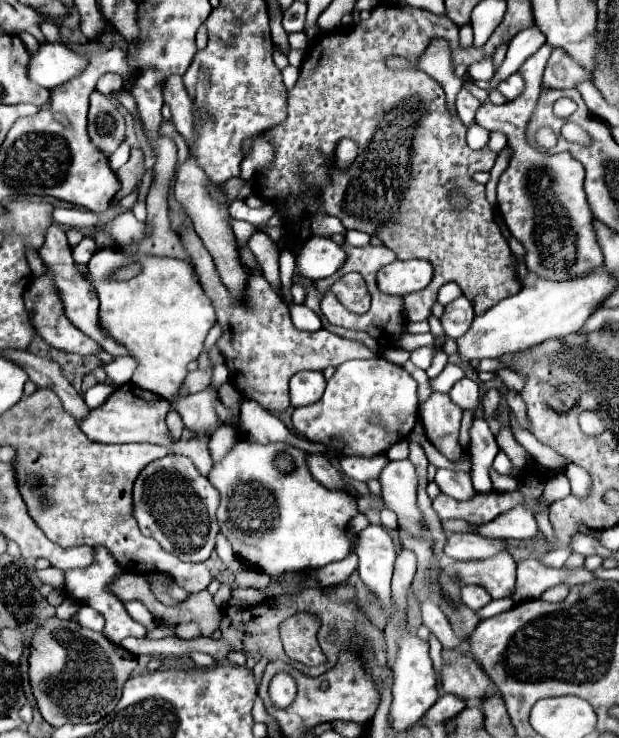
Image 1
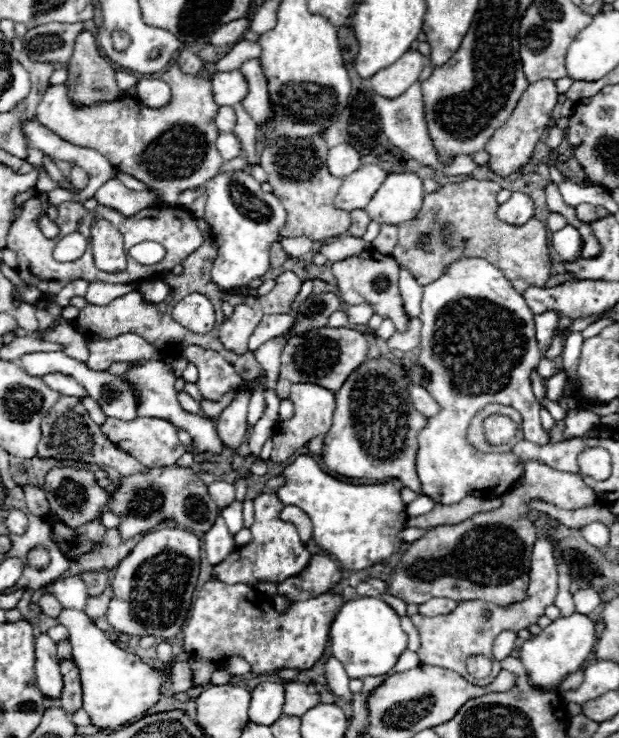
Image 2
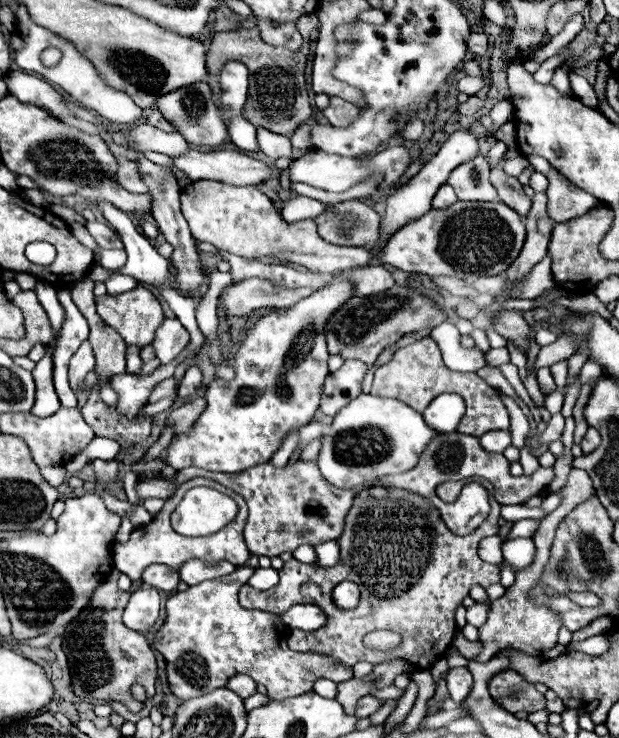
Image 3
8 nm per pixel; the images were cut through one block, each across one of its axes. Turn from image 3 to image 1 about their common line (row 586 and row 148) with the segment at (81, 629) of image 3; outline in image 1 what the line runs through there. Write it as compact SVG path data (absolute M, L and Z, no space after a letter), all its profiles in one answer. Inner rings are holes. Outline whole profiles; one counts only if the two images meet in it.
M98 90L90 96L88 136L106 156L110 156L124 142L124 116L112 98L100 94Z

